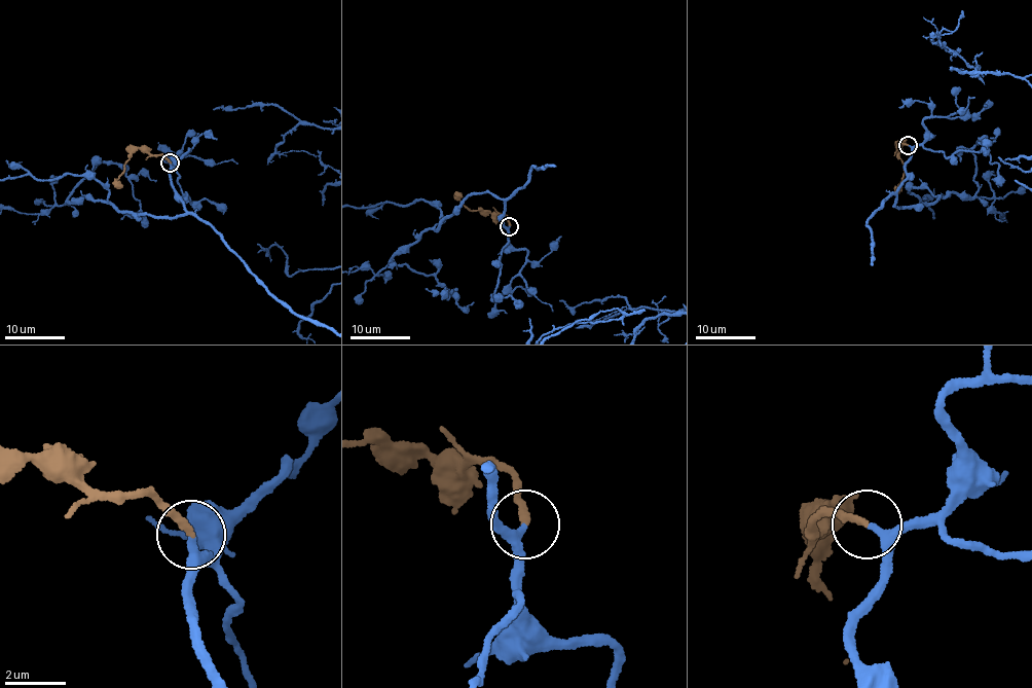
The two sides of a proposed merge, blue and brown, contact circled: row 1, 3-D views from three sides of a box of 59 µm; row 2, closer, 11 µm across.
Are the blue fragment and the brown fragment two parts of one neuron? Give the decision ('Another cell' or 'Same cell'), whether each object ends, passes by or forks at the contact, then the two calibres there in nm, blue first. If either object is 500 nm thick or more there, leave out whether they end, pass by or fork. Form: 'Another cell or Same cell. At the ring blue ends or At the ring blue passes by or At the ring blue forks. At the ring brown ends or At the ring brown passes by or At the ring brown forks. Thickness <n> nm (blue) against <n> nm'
Same cell. At the ring blue passes by. At the ring brown ends. Thickness 220 nm (blue) against 200 nm

